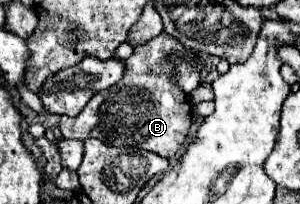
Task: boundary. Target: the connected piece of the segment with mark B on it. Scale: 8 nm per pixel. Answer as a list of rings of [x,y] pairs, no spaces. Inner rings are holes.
[[[166,32],[136,46],[134,54],[126,62],[124,78],[116,86],[104,92],[96,92],[96,96],[88,102],[88,106],[84,106],[84,110],[76,118],[60,118],[58,128],[62,136],[76,140],[98,138],[108,146],[118,148],[140,146],[144,150],[156,152],[162,158],[172,158],[182,148],[190,128],[188,98],[172,80],[172,74],[176,74],[176,70],[172,70],[172,66],[164,66],[164,62],[168,62],[168,56],[176,54],[194,52],[184,48],[176,38],[168,36]],[[160,66],[164,66],[164,70],[160,70]]]

